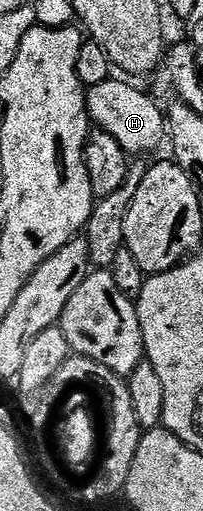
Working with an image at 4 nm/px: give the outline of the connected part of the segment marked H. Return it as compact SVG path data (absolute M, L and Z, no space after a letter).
M111 80L104 84L96 84L89 87L86 91L86 111L90 114L90 121L95 127L104 132L108 132L108 136L114 137L120 143L120 148L126 150L130 156L146 156L142 154L150 154L158 145L165 143L168 138L168 123L163 107L158 107L148 95L142 90L137 90L134 86L129 86L126 82L117 82Z

